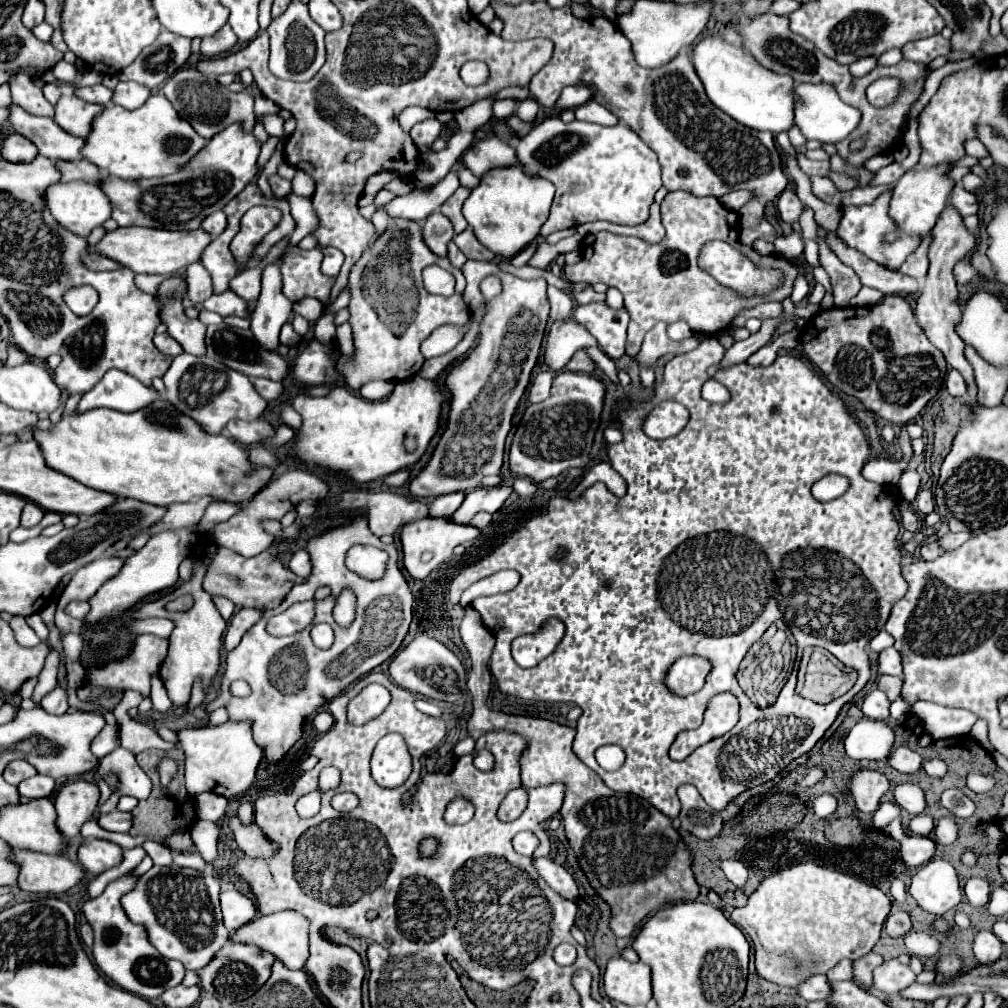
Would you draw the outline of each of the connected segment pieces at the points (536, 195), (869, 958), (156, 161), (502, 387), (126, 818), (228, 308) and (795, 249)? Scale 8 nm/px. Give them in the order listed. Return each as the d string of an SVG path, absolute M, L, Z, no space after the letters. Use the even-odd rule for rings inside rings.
M522 164L488 170L464 202L462 214L480 244L504 258L516 256L538 234L548 218L554 186L538 174L526 174Z
M870 952L864 958L854 962L854 972L856 972L856 982L862 986L872 986L872 972L876 966L880 966L884 962L882 956Z
M152 94L138 110L126 110L122 106L106 106L94 120L86 144L80 154L122 180L140 180L172 174L184 162L188 162L206 144L196 130L178 116L172 102L164 94Z
M468 260L462 266L462 272L468 282L466 290L462 292L464 302L470 306L470 310L478 310L484 306L484 316L480 322L480 336L478 336L478 344L474 346L474 350L462 362L454 364L446 376L444 388L450 392L450 412L448 412L450 418L446 422L446 432L438 440L440 450L434 450L430 462L409 481L409 492L415 498L436 498L436 496L460 492L460 490L470 492L482 484L484 476L500 474L504 442L512 428L512 416L518 408L520 398L524 396L524 392L530 384L532 368L538 362L540 346L542 346L542 338L544 338L548 314L550 314L550 302L546 298L546 290L544 290L546 280L544 278L522 280L508 272L502 272L496 262L476 262L476 260ZM488 274L500 276L504 290L500 296L486 302L480 292L480 282Z
M114 810L110 814L100 814L98 824L110 832L128 832L132 826L132 814L120 810Z
M226 290L226 292L220 292L220 294L212 294L210 298L206 298L206 300L200 302L200 304L202 304L204 310L218 312L220 316L228 316L228 314L248 316L244 298L240 298L240 296L234 294L232 290Z
M792 232L788 236L780 236L774 241L775 253L786 259L798 257L804 249L801 233Z

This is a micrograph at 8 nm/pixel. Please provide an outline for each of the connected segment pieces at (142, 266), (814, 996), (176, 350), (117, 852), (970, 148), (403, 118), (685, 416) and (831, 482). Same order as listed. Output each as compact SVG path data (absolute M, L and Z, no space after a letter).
M116 228L106 232L104 238L96 244L88 244L86 252L102 254L124 268L130 268L134 274L174 274L176 270L184 270L192 262L200 260L204 246L208 246L212 238L200 228L194 232L170 232L170 230L156 230L156 228Z
M816 974L816 976L808 978L808 982L804 982L804 986L798 988L798 992L806 1000L826 1000L832 996L834 990L824 974Z
M158 334L158 336L154 336L154 344L156 344L156 348L158 348L162 354L172 356L172 358L184 352L174 338L168 338L168 334Z
M90 840L82 842L78 848L78 860L88 874L102 874L104 870L120 864L122 848L108 840Z
M976 138L966 142L966 154L968 154L968 156L974 156L974 158L982 158L982 156L988 156L988 152L986 152L984 144L982 144L980 140L976 140Z
M418 106L408 107L400 113L400 116L398 116L400 125L403 130L406 130L406 132L409 132L414 124L428 118L436 118L435 112Z
M674 401L660 402L642 422L642 430L646 436L662 440L676 436L688 424L690 414L684 406Z
M828 474L812 486L812 494L814 494L816 500L826 502L826 500L834 500L834 498L843 495L849 486L849 480L846 477L838 474Z

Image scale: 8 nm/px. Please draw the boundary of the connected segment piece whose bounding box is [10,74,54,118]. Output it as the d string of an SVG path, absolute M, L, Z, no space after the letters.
M24 74L12 76L10 86L12 86L12 102L22 106L29 114L53 118L54 107L44 98L42 88L34 86L28 76Z

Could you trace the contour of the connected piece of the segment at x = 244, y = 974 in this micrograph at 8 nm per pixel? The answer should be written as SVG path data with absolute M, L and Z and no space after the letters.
M226 942L216 952L216 956L202 970L198 970L196 974L200 978L202 992L212 994L222 1004L232 1004L232 1002L240 1002L240 1000L250 998L270 978L272 964L274 964L272 954L256 950L256 946L244 946L244 944Z

